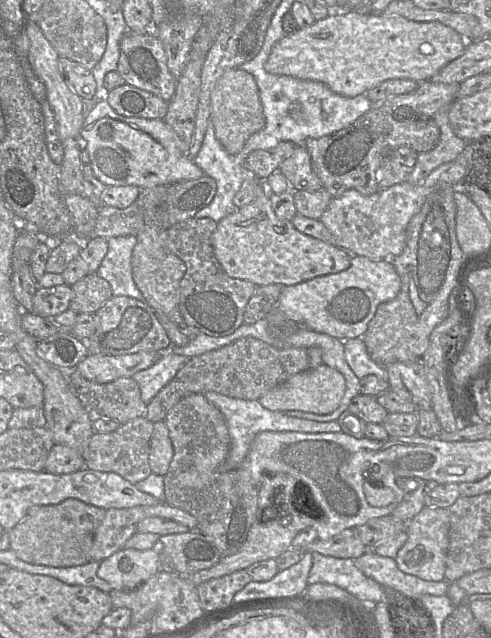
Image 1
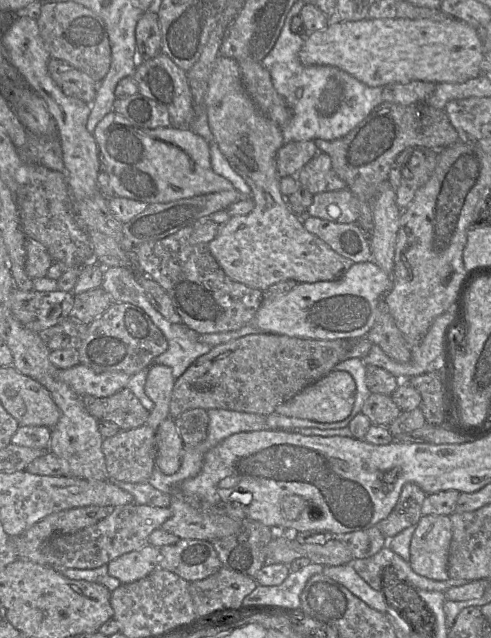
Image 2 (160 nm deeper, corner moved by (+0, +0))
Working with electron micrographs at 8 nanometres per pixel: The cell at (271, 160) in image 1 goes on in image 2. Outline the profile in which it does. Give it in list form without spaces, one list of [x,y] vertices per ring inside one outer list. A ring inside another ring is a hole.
[[[313,140],[293,141],[282,145],[276,155],[277,172],[280,176],[296,176],[319,150]]]

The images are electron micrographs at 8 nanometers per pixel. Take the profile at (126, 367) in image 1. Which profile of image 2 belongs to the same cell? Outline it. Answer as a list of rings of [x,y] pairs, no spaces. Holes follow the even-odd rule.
[[[81,363],[68,369],[59,369],[58,376],[79,396],[98,398],[111,396],[123,389],[131,377],[124,372],[97,373]]]

